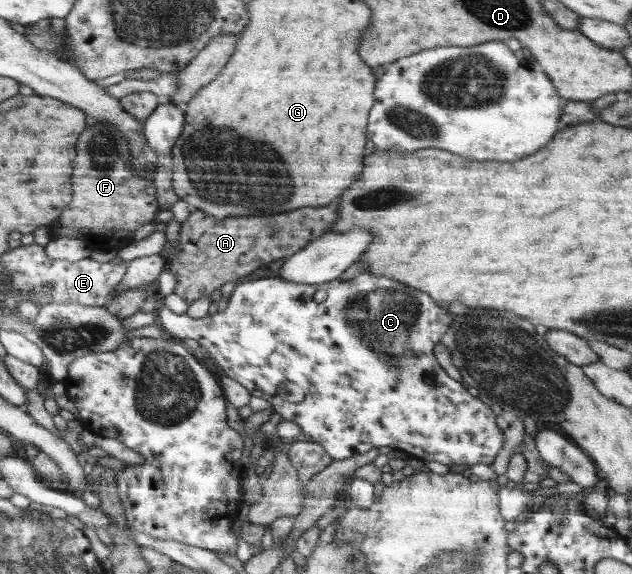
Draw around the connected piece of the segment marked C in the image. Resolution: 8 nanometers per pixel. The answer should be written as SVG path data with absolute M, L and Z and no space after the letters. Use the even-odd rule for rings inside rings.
M363 272L357 278L351 280L333 279L329 282L321 282L317 287L311 284L301 284L301 282L287 282L279 276L262 277L259 279L246 278L242 279L234 287L234 290L229 297L227 308L215 314L208 314L203 318L193 319L187 313L173 313L166 305L163 304L160 298L160 305L155 310L154 325L163 328L165 333L177 340L185 338L193 338L197 340L200 346L204 347L210 358L215 359L215 362L221 366L221 370L235 382L239 382L247 388L251 396L257 396L267 400L273 410L277 414L281 414L283 419L295 422L301 426L303 434L309 436L313 442L324 447L333 460L343 460L357 455L368 453L373 449L387 450L398 449L399 451L408 452L410 455L425 460L435 460L452 468L452 464L488 464L491 465L495 460L497 453L503 447L503 434L501 430L495 426L495 414L491 412L491 408L487 408L485 403L475 396L471 396L471 392L467 392L457 379L450 376L444 367L437 362L435 347L441 343L441 338L449 330L453 316L443 310L441 306L437 306L425 292L413 290L405 284L399 284L395 280L383 278L383 276L371 276L367 272ZM281 382L295 382L305 393L305 398L302 402L291 403L285 401L277 394L277 388Z

